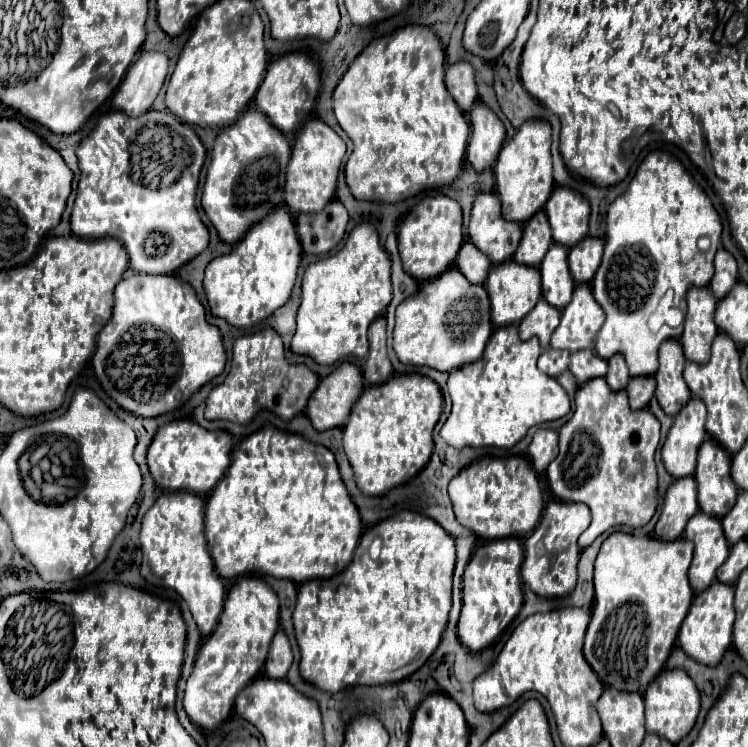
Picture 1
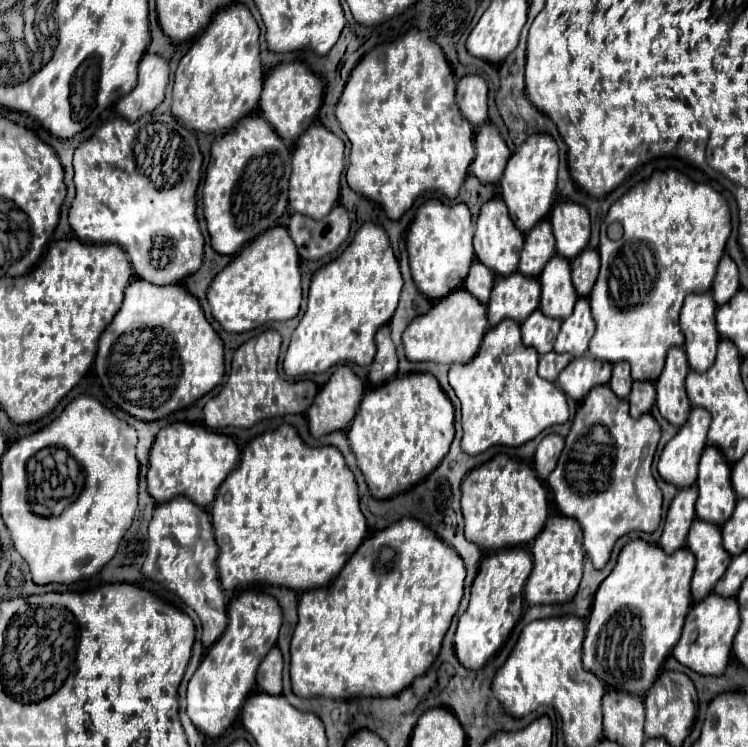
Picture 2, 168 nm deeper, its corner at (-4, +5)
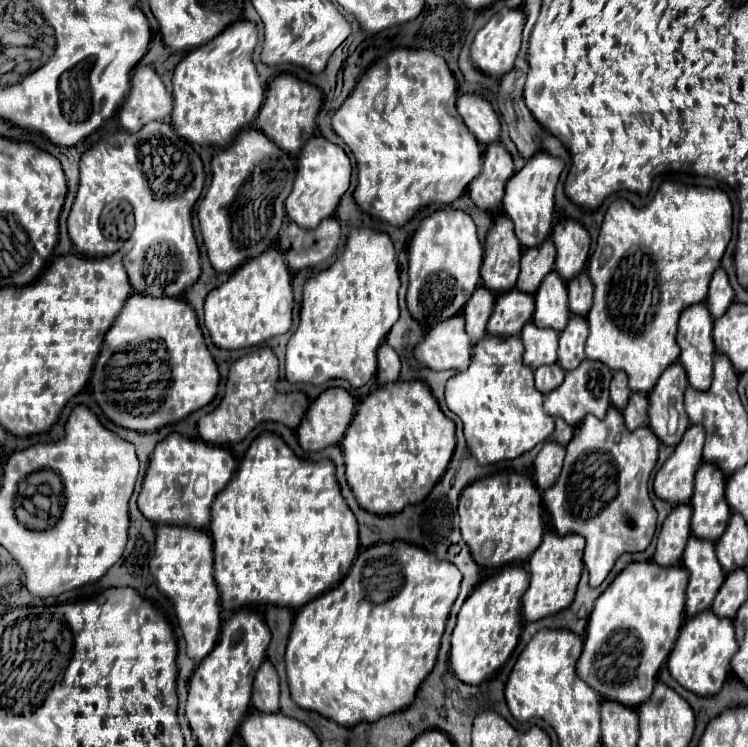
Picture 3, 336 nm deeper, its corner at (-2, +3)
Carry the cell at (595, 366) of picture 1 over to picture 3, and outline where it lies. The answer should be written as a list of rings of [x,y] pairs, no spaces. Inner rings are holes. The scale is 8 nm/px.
[[[584,360],[576,370],[566,372],[562,386],[558,386],[554,392],[544,396],[546,414],[554,418],[562,418],[572,428],[582,424],[586,414],[594,414],[596,418],[602,420],[606,416],[606,410],[610,408],[610,398],[608,398],[610,380],[612,380],[612,372],[606,364],[600,364],[596,360]]]

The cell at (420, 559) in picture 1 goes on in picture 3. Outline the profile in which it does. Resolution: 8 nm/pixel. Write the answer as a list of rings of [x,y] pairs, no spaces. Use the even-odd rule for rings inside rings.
[[[392,542],[392,544],[376,544],[372,548],[366,548],[358,554],[358,558],[354,560],[348,576],[342,580],[342,584],[338,584],[336,588],[332,588],[330,592],[318,596],[316,600],[308,602],[306,606],[302,606],[294,618],[294,626],[292,626],[292,634],[286,646],[286,674],[288,674],[288,686],[290,686],[290,694],[292,700],[304,708],[304,710],[314,710],[318,714],[322,714],[328,720],[334,720],[340,726],[352,728],[354,724],[360,724],[362,720],[366,722],[376,722],[382,716],[388,716],[392,712],[404,710],[414,702],[416,690],[422,684],[422,680],[430,674],[430,670],[436,664],[436,656],[440,650],[440,638],[444,634],[446,628],[446,620],[450,616],[450,608],[454,604],[454,600],[458,598],[458,588],[460,588],[460,572],[454,564],[450,562],[440,562],[436,560],[430,552],[424,552],[418,546],[406,544],[406,542]]]

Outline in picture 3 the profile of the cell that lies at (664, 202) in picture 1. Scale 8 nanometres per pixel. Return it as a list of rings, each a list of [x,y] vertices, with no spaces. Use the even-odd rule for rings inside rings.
[[[664,182],[654,200],[644,208],[634,208],[620,198],[614,200],[606,210],[598,246],[588,266],[588,276],[594,284],[594,304],[588,312],[590,336],[586,340],[586,358],[626,372],[632,392],[648,394],[666,366],[678,360],[678,318],[684,308],[706,300],[710,276],[714,274],[716,264],[720,266],[730,238],[732,204],[726,192],[718,188],[678,188],[672,182]],[[604,248],[612,250],[608,258],[602,256]]]

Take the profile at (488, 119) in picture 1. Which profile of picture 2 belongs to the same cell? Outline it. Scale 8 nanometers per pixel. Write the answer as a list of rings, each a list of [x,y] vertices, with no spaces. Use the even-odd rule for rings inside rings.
[[[492,122],[476,130],[474,150],[476,150],[476,158],[470,166],[470,172],[482,184],[496,184],[502,178],[504,166],[510,158],[510,150],[504,138],[500,136],[500,130]]]

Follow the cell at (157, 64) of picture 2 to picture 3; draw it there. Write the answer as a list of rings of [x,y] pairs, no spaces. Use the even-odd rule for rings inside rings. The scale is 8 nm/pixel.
[[[138,66],[130,80],[130,92],[118,112],[126,132],[138,132],[150,120],[166,120],[172,112],[172,96],[150,66]]]

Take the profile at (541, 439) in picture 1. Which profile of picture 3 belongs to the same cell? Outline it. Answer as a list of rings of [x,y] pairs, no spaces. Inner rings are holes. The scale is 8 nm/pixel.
[[[556,442],[544,444],[544,448],[540,450],[540,454],[536,456],[536,462],[534,462],[536,482],[538,482],[540,490],[548,490],[550,486],[554,486],[554,482],[558,480],[560,470],[562,470],[564,456],[566,456],[564,446],[560,446]]]

